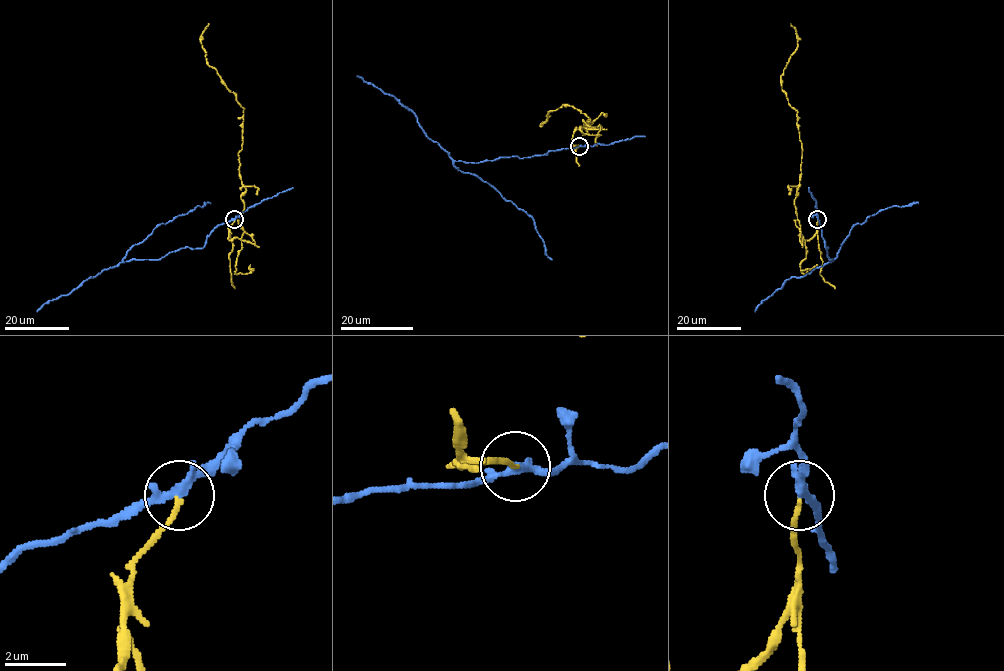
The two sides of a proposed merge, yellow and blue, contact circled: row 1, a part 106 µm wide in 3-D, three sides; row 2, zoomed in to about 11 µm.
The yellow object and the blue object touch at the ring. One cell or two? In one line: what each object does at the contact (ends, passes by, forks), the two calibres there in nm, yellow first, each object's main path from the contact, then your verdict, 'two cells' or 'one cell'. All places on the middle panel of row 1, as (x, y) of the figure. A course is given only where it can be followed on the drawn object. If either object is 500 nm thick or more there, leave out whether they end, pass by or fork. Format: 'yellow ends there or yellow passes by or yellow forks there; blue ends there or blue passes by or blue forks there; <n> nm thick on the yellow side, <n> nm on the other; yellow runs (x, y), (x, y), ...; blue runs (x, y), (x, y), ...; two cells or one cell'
yellow ends there; blue passes by; 130 nm thick on the yellow side, 280 nm on the other; yellow runs (579, 146), (574, 146), (573, 133), (587, 129), (589, 119), (568, 105), (549, 111), (541, 124), (550, 116); blue runs (579, 146), (519, 158), (501, 157), (453, 164), (475, 174), (523, 209), (534, 221), (552, 259); two cells

